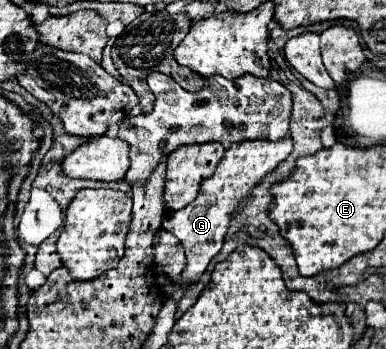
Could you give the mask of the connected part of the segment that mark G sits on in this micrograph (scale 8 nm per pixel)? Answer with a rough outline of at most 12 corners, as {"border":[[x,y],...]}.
{"border":[[293,141],[233,143],[197,199],[163,229],[185,249],[187,285],[221,251],[231,215]]}

